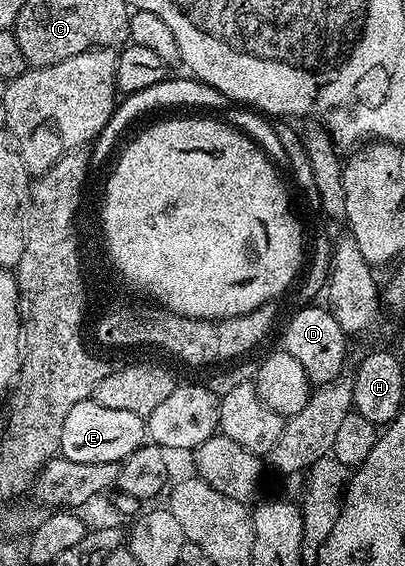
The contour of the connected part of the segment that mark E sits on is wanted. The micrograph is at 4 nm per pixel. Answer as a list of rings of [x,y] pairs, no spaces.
[[[92,398],[71,406],[63,418],[60,455],[71,462],[115,462],[126,460],[136,448],[147,440],[147,420],[131,410],[110,410],[99,406]]]

